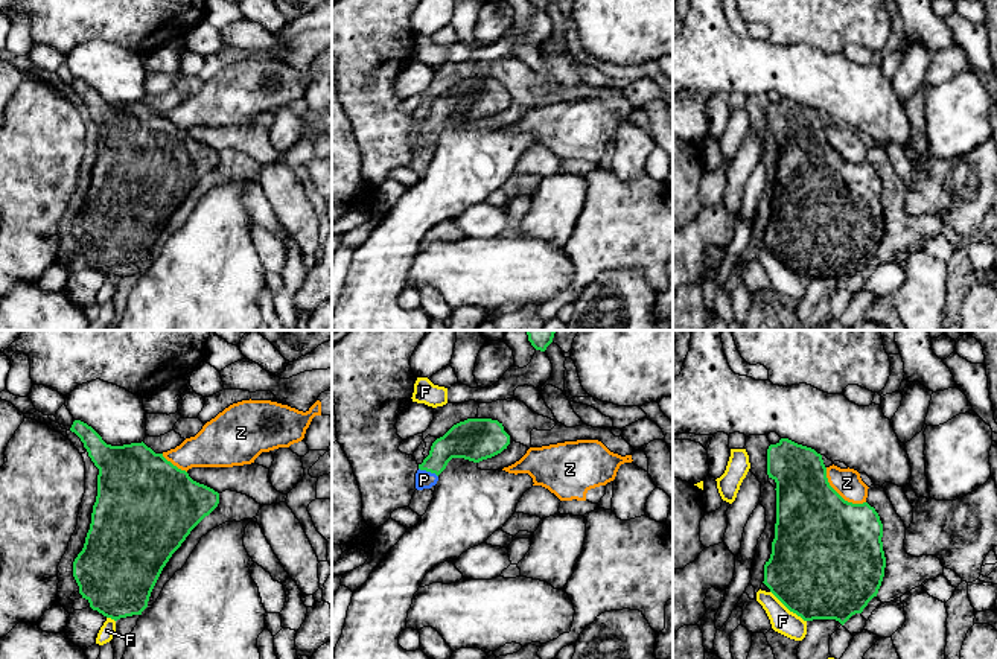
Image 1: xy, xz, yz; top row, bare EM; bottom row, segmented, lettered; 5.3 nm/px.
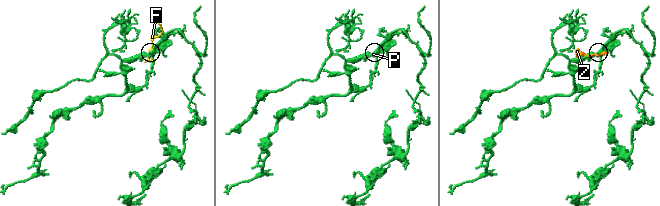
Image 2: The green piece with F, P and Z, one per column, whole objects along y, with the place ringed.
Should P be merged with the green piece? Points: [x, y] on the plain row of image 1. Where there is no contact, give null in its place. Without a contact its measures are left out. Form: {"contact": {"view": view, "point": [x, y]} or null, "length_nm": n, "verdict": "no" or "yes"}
{"contact": {"view": "xz", "point": [428, 130]}, "length_nm": 120, "verdict": "yes"}

